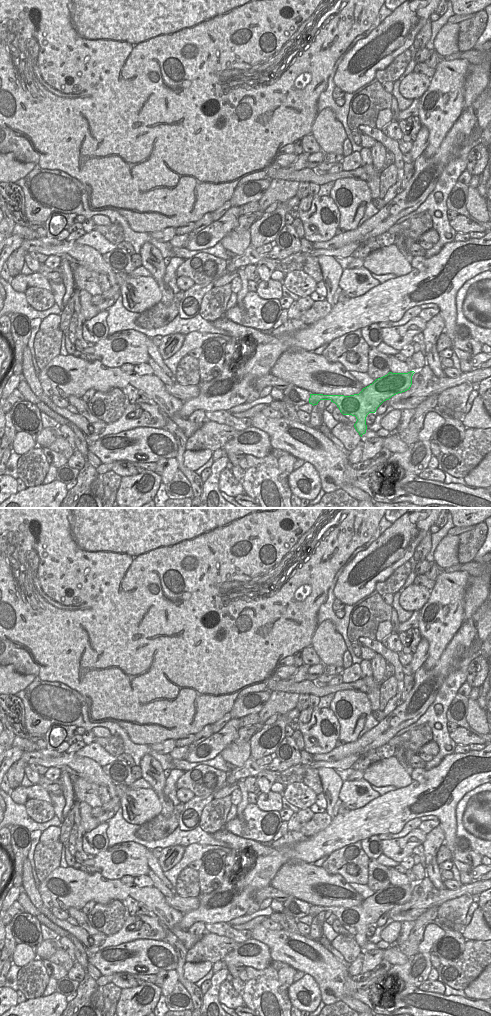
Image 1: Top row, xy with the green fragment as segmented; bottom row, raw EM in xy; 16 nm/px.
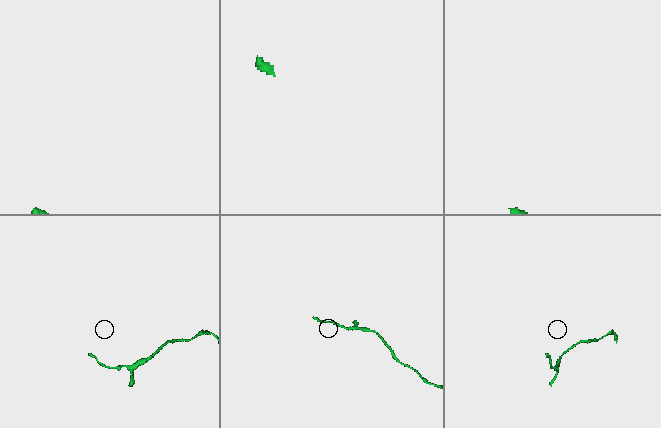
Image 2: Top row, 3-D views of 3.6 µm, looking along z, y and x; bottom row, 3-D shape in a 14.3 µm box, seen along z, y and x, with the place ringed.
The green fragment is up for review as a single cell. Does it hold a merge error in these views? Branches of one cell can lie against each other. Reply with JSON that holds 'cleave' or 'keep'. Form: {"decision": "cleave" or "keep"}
{"decision": "keep"}

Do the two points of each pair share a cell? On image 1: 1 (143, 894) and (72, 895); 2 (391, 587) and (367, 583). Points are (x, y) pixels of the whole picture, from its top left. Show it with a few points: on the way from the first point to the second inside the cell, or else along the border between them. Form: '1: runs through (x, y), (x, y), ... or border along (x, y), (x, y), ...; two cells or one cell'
1: runs through (125, 890), (90, 890); one cell
2: border along (395, 571), (385, 580), (379, 581), (374, 589); two cells

